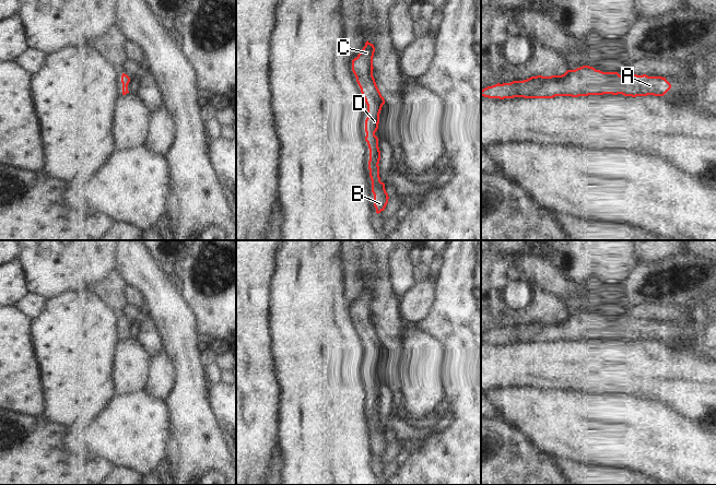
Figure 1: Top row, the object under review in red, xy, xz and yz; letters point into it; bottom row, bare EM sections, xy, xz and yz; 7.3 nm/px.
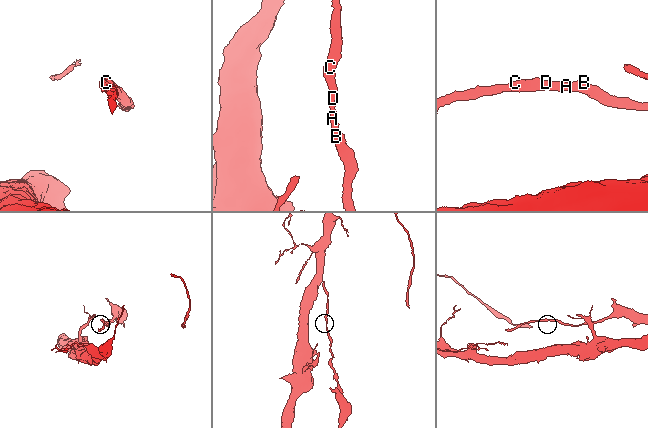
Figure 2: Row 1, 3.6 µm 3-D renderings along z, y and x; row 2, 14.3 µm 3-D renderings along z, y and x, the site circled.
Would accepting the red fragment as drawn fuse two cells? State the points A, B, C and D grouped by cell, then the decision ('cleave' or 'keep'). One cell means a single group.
A B C D | keep

